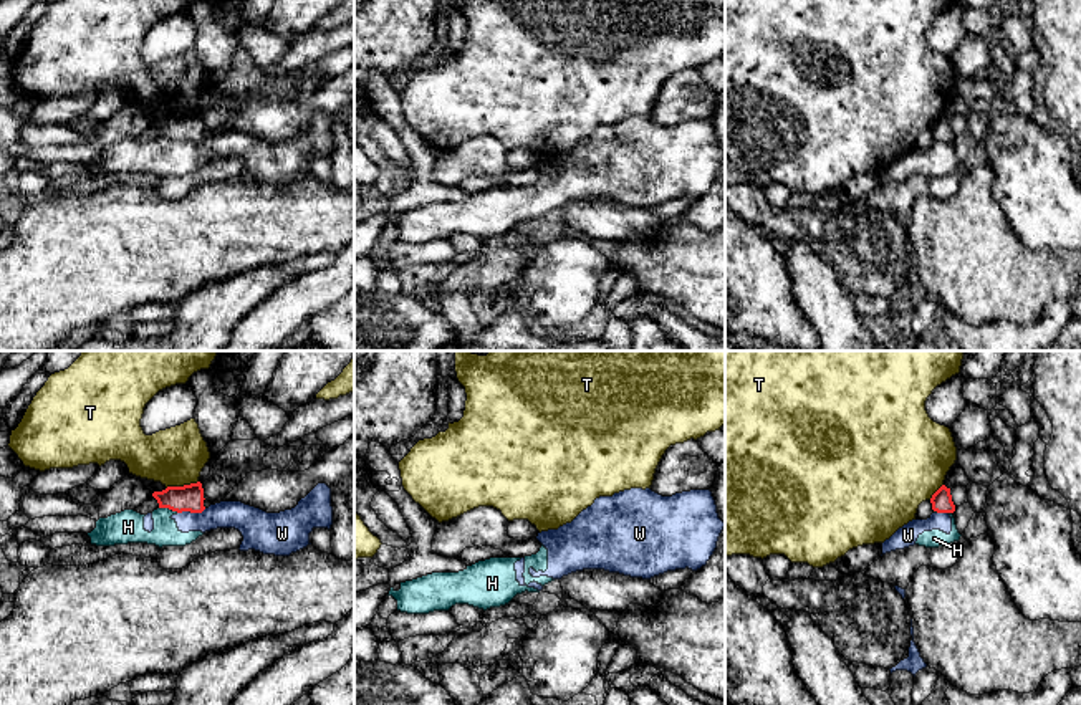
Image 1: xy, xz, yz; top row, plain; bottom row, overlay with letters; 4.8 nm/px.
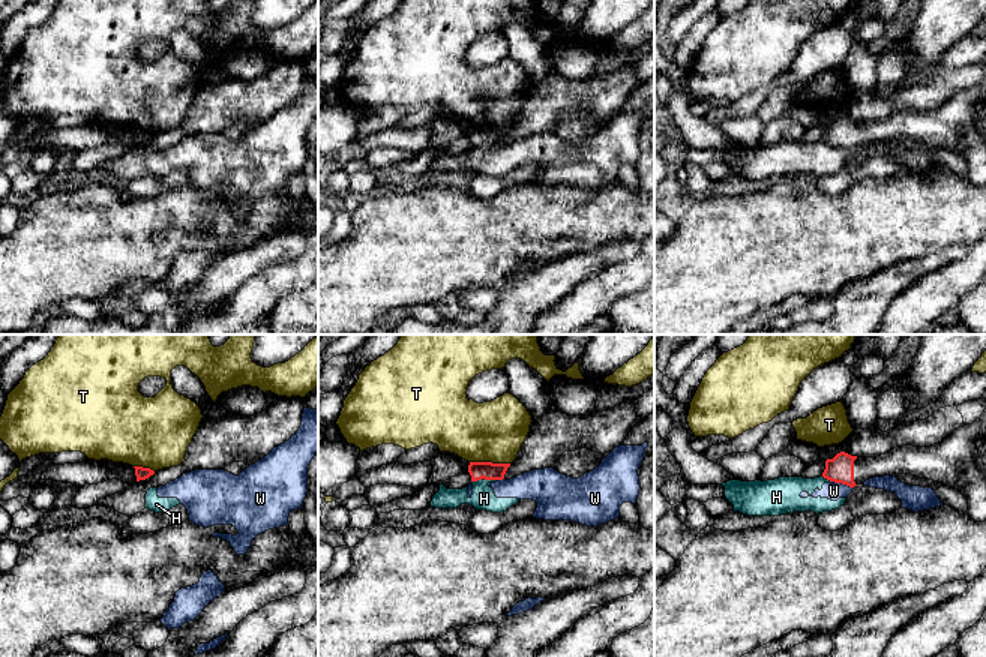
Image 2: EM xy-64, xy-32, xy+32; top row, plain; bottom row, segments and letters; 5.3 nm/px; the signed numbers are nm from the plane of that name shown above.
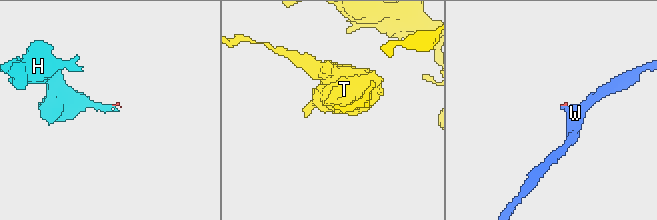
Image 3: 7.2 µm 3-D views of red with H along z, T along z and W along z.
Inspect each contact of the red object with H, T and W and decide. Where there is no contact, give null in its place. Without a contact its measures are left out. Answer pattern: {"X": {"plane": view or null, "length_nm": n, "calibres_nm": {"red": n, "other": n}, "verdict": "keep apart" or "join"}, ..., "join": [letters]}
{"H": {"plane": "xy", "length_nm": 100, "calibres_nm": {"red": 130, "other": 160}, "verdict": "keep apart"}, "T": {"plane": "xy", "length_nm": 170, "calibres_nm": {"red": 130, "other": 280}, "verdict": "keep apart"}, "W": {"plane": "xy", "length_nm": 150, "calibres_nm": {"red": 130, "other": 130}, "verdict": "keep apart"}, "join": []}

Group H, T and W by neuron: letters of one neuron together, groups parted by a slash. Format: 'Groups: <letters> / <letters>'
Groups: H W / T

